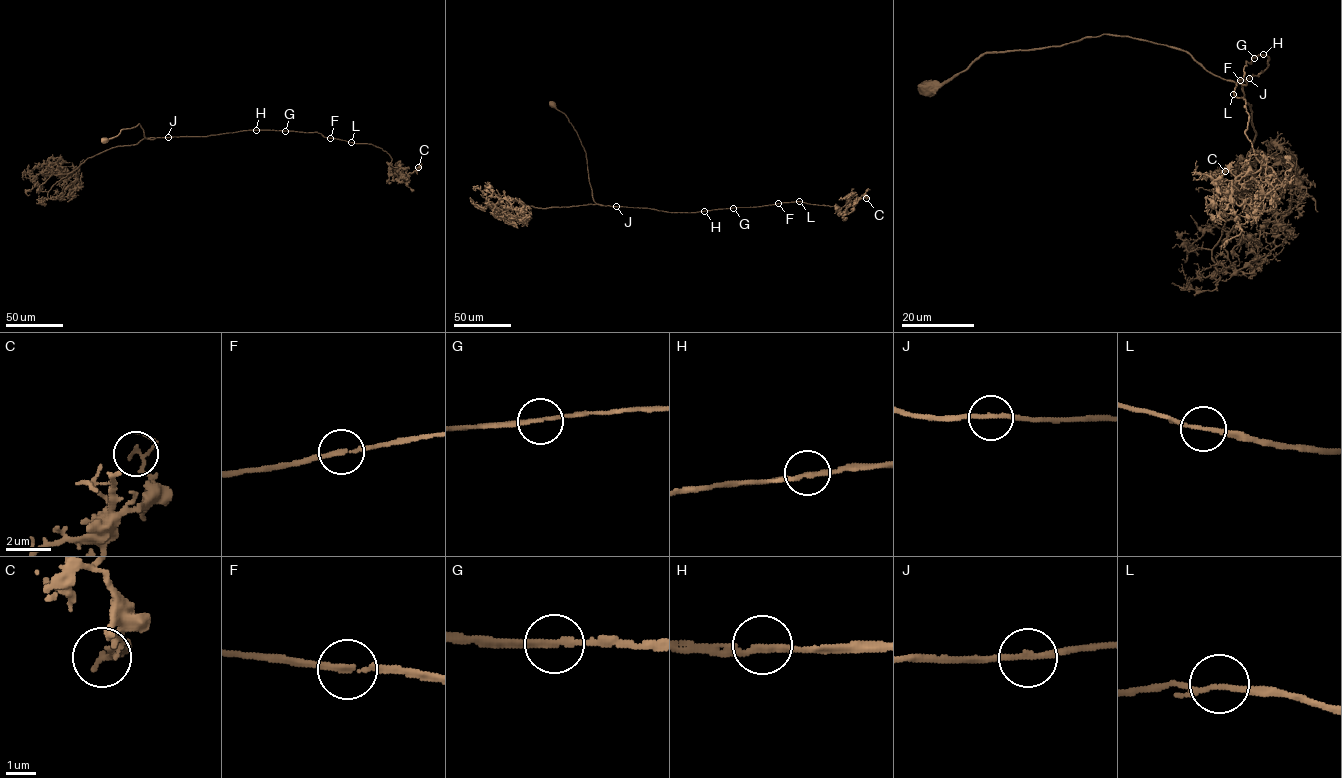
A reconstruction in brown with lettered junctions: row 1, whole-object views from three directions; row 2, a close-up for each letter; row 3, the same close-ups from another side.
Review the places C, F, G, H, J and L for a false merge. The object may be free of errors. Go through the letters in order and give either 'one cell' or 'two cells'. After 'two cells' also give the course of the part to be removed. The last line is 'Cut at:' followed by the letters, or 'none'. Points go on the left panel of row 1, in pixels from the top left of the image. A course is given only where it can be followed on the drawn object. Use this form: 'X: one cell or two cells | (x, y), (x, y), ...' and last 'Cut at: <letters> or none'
C: one cell
F: one cell
G: one cell
H: one cell
J: one cell
L: one cell
Cut at: none

